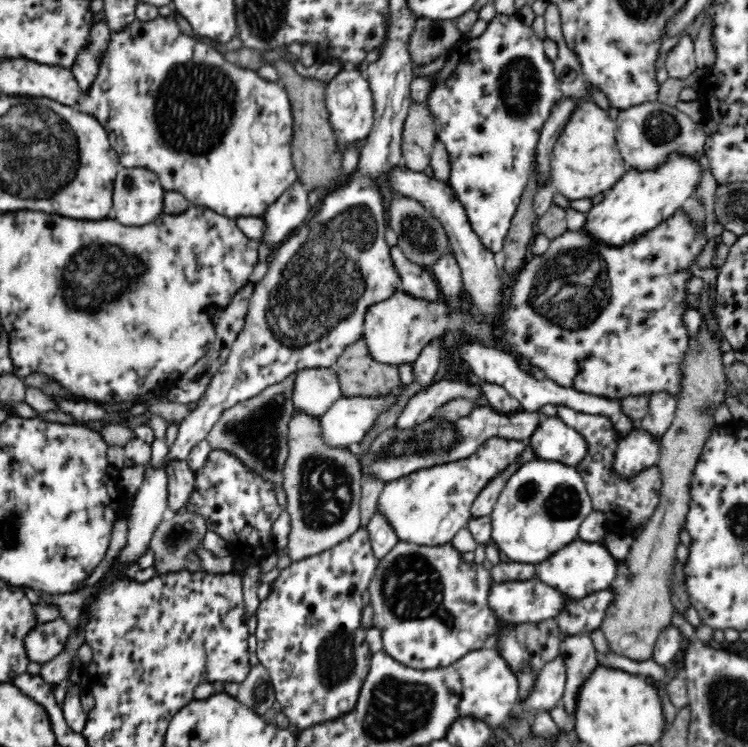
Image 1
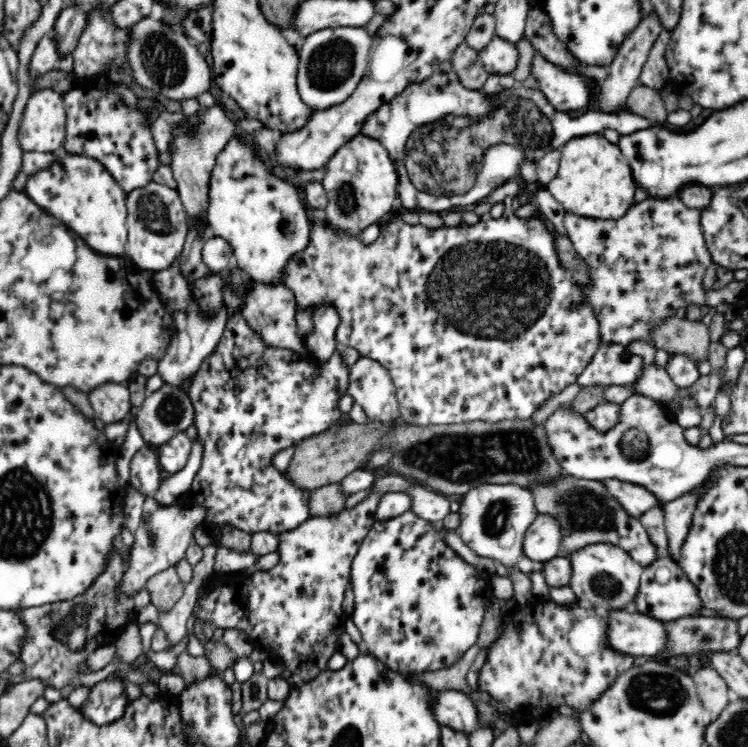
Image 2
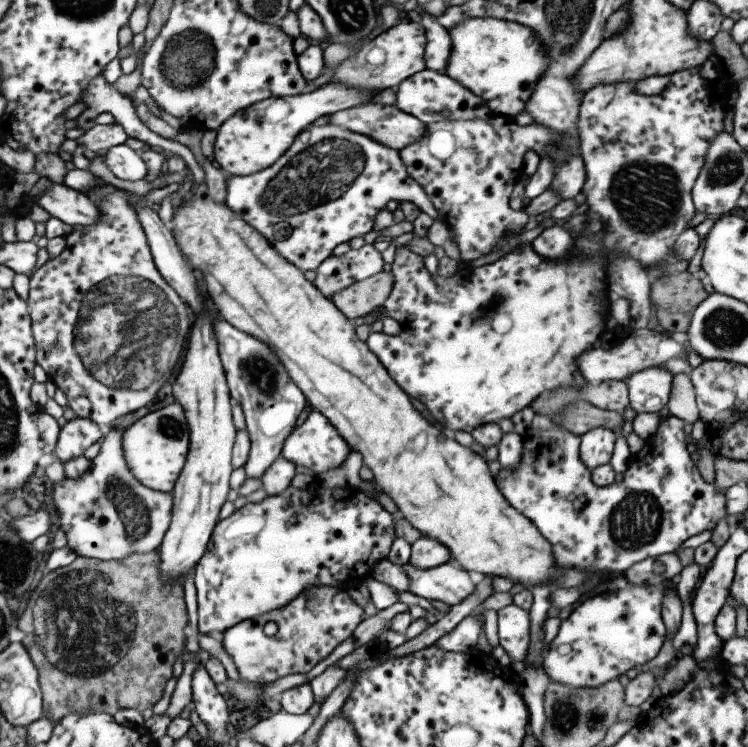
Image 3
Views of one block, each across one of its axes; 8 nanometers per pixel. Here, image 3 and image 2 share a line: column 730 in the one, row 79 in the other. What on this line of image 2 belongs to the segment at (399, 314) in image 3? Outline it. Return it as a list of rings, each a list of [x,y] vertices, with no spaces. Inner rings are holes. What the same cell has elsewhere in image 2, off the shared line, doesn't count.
[[[80,77],[63,96],[67,116],[63,150],[100,161],[127,196],[135,188],[142,188],[152,181],[152,174],[160,166],[159,151],[150,125],[146,126],[144,113],[131,110],[112,92],[98,90],[94,86],[92,77]]]

